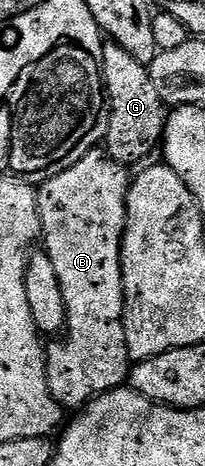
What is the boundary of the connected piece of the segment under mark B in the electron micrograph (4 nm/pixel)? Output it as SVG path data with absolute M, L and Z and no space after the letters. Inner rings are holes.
M94 148L71 168L44 179L37 190L37 211L41 217L44 253L55 264L59 288L63 288L65 329L60 340L48 343L45 351L47 384L62 408L80 408L108 390L126 385L131 373L131 355L125 345L125 289L121 271L121 238L125 234L125 201L131 174L104 149Z

